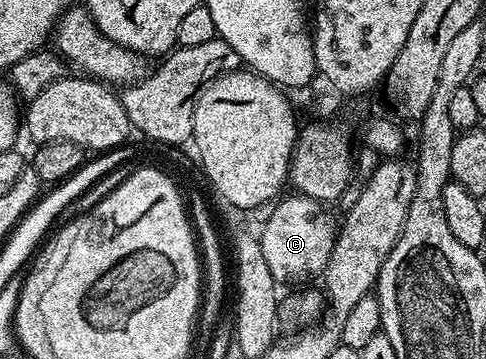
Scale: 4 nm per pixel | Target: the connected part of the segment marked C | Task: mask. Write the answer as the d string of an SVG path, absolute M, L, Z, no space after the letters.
M289 194L290 196L281 197L272 207L272 212L269 214L262 232L259 233L261 249L264 253L264 260L268 262L268 270L279 285L294 284L290 286L298 286L302 280L308 278L317 279L322 272L325 271L328 258L331 257L331 252L334 249L336 238L335 225L332 226L331 220L324 216L320 216L321 203L307 196L299 196L297 194Z

